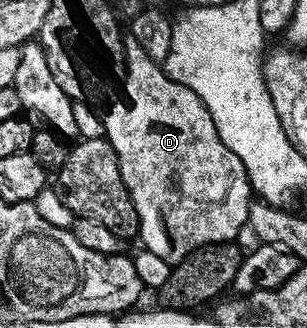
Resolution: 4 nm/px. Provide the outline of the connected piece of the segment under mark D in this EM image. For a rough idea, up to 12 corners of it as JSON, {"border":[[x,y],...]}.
{"border":[[127,36],[105,110],[137,236],[177,263],[253,189],[196,91]]}

